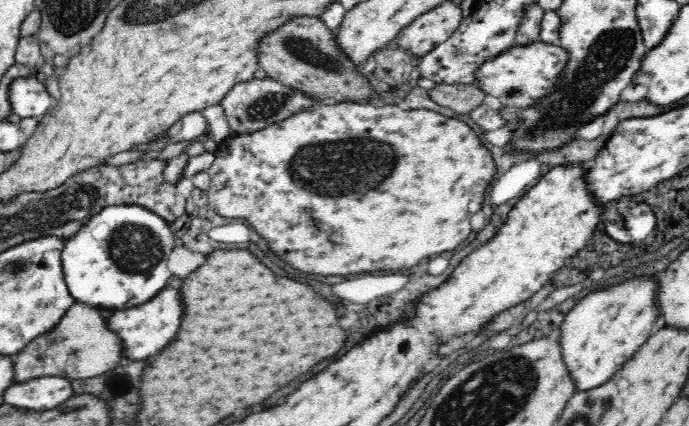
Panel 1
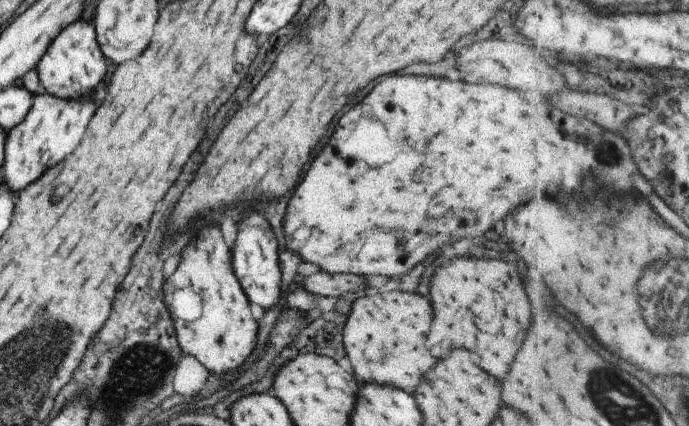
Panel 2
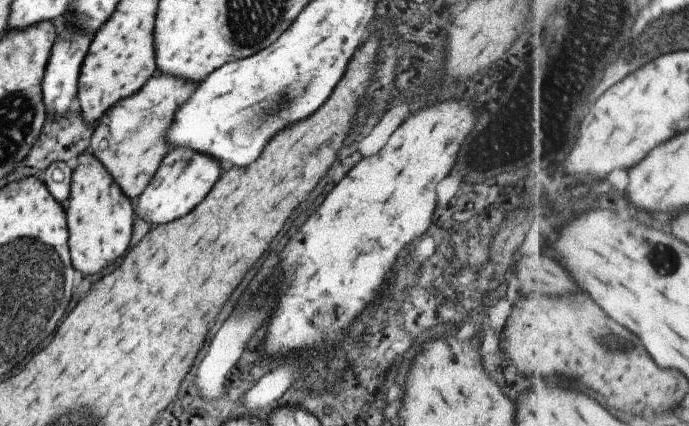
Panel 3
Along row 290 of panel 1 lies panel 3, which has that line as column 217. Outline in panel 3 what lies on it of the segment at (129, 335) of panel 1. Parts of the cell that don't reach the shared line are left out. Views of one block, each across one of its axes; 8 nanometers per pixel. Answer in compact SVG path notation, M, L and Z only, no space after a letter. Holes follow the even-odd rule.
M172 148L162 159L151 183L139 196L138 216L152 224L166 224L176 218L182 218L208 196L210 188L216 184L220 174L222 168L211 156L195 153L191 148Z

